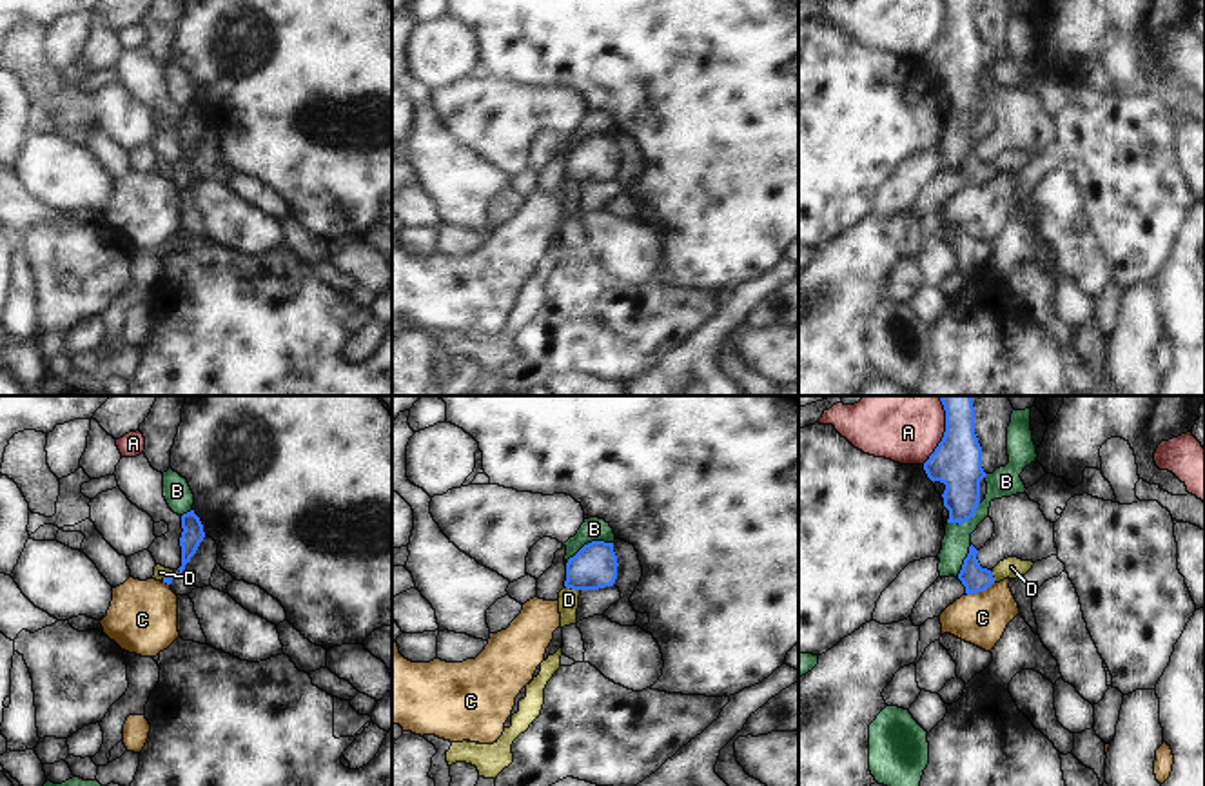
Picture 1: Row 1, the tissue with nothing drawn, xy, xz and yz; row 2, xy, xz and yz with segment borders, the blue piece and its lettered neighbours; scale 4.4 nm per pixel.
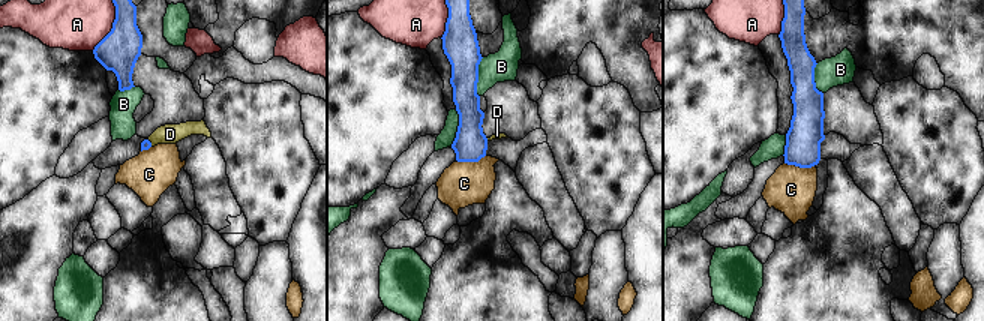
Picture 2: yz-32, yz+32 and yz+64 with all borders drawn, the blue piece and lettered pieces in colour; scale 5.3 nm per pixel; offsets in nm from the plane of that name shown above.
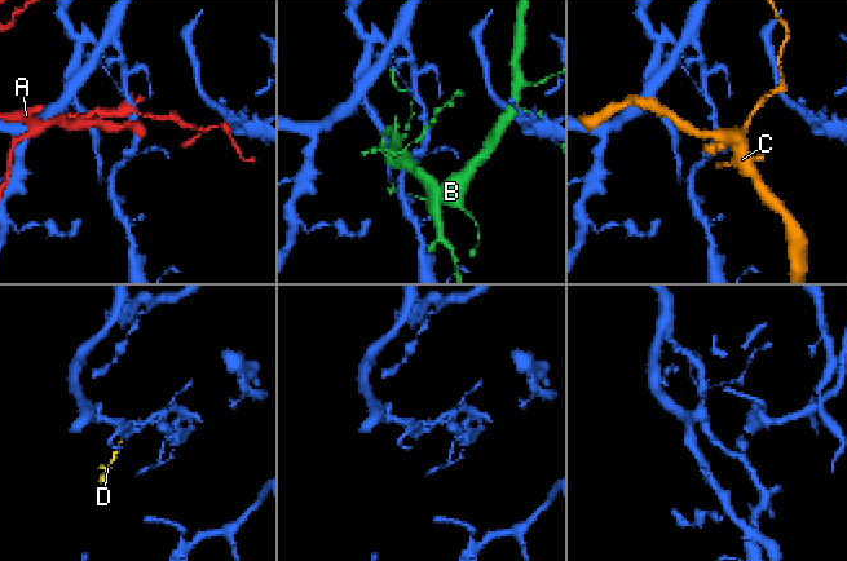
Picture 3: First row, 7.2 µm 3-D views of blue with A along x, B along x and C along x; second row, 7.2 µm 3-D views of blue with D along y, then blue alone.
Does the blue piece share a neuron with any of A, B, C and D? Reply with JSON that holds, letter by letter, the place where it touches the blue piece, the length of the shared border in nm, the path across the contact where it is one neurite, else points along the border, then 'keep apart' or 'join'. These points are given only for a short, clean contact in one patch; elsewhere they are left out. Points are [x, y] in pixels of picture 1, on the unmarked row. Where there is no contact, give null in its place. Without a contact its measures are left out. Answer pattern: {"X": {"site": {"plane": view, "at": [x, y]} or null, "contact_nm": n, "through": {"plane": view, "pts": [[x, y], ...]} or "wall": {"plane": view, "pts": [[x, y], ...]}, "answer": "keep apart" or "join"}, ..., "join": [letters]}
{"A": {"site": {"plane": "yz", "at": [944, 29]}, "contact_nm": 280, "answer": "keep apart"}, "B": {"site": {"plane": "xz", "at": [588, 137]}, "contact_nm": 220, "answer": "keep apart"}, "C": {"site": {"plane": "yz", "at": [979, 184]}, "contact_nm": 140, "answer": "keep apart"}, "D": {"site": {"plane": "xz", "at": [572, 182]}, "contact_nm": 80, "through": {"plane": "xz", "pts": [[594, 160], [572, 182], [568, 193]]}, "answer": "join"}, "join": ["D"]}

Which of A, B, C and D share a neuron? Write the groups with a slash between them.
A / B / C / D

